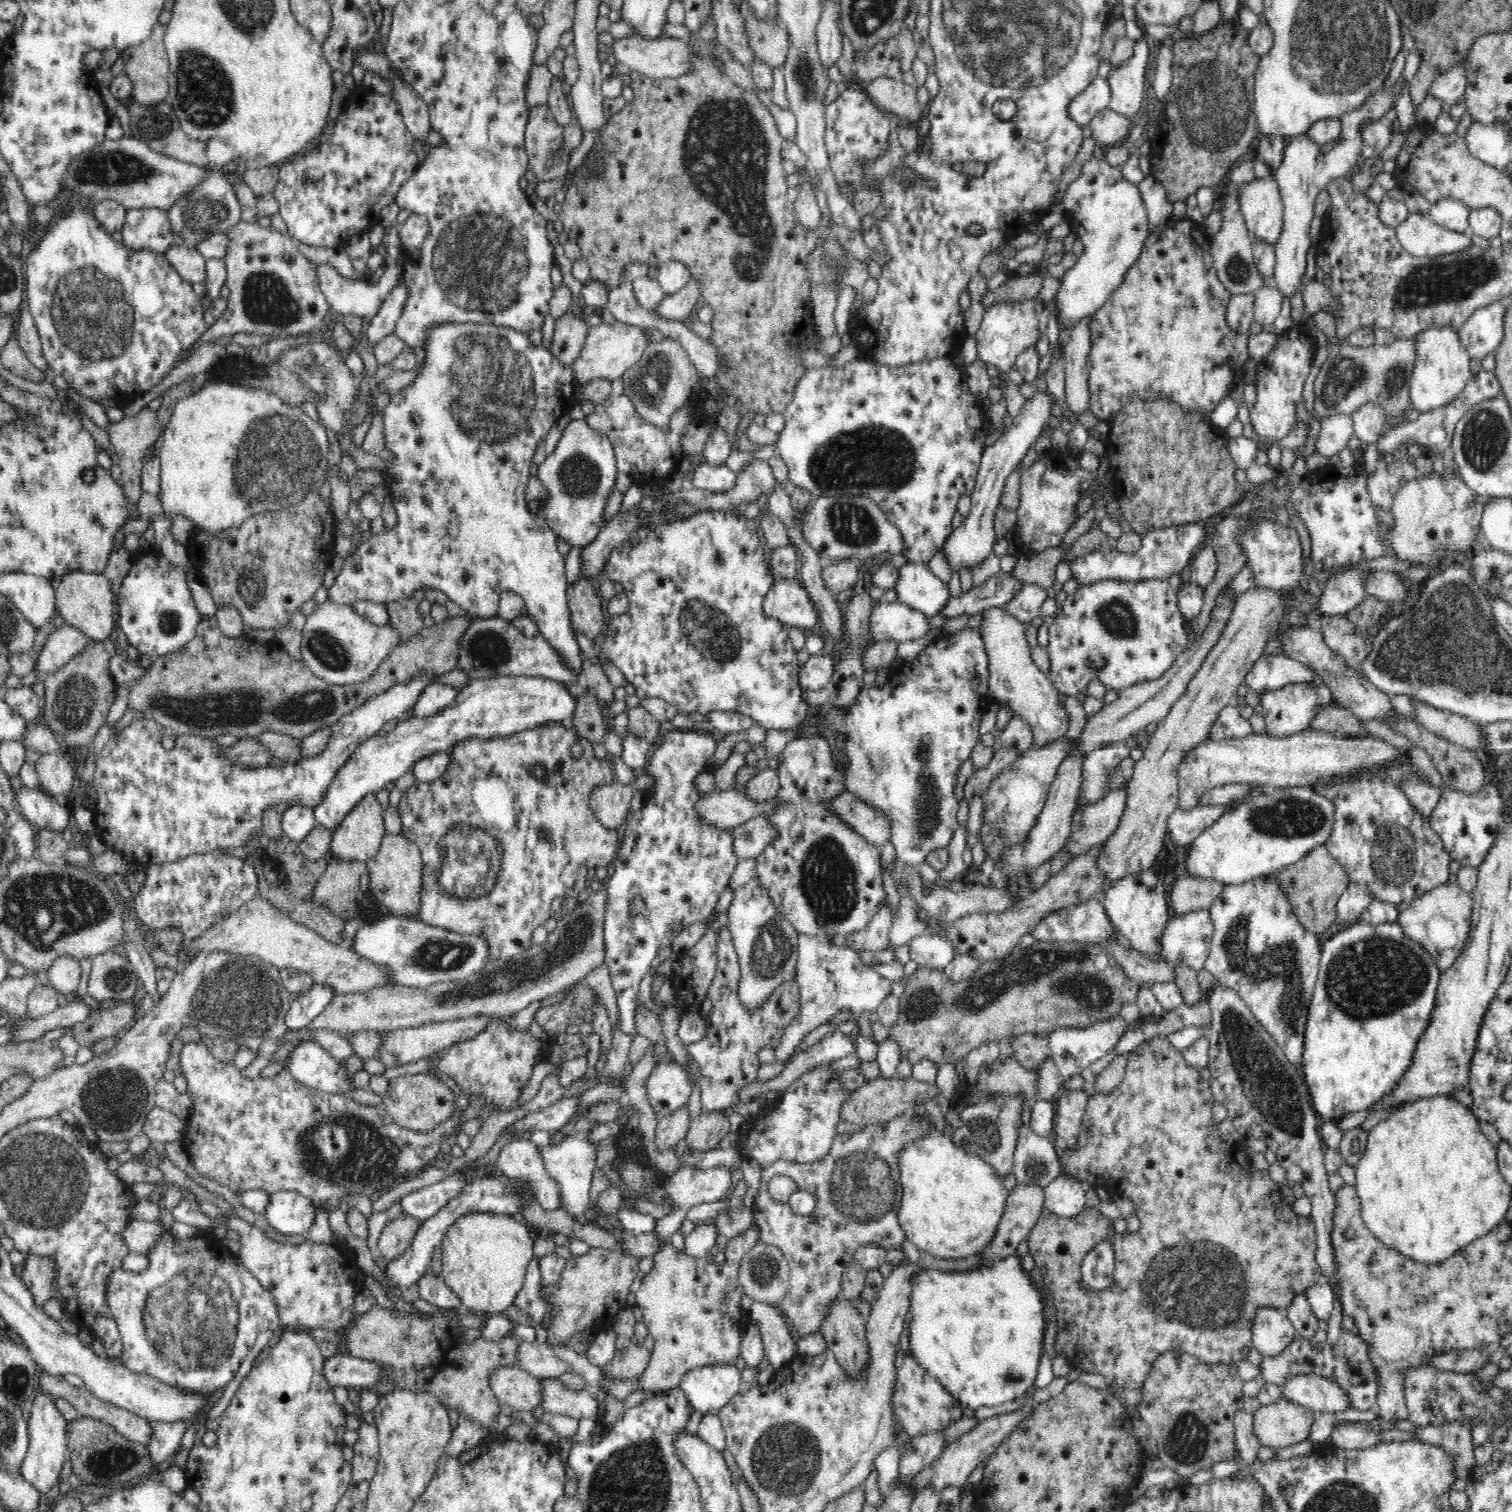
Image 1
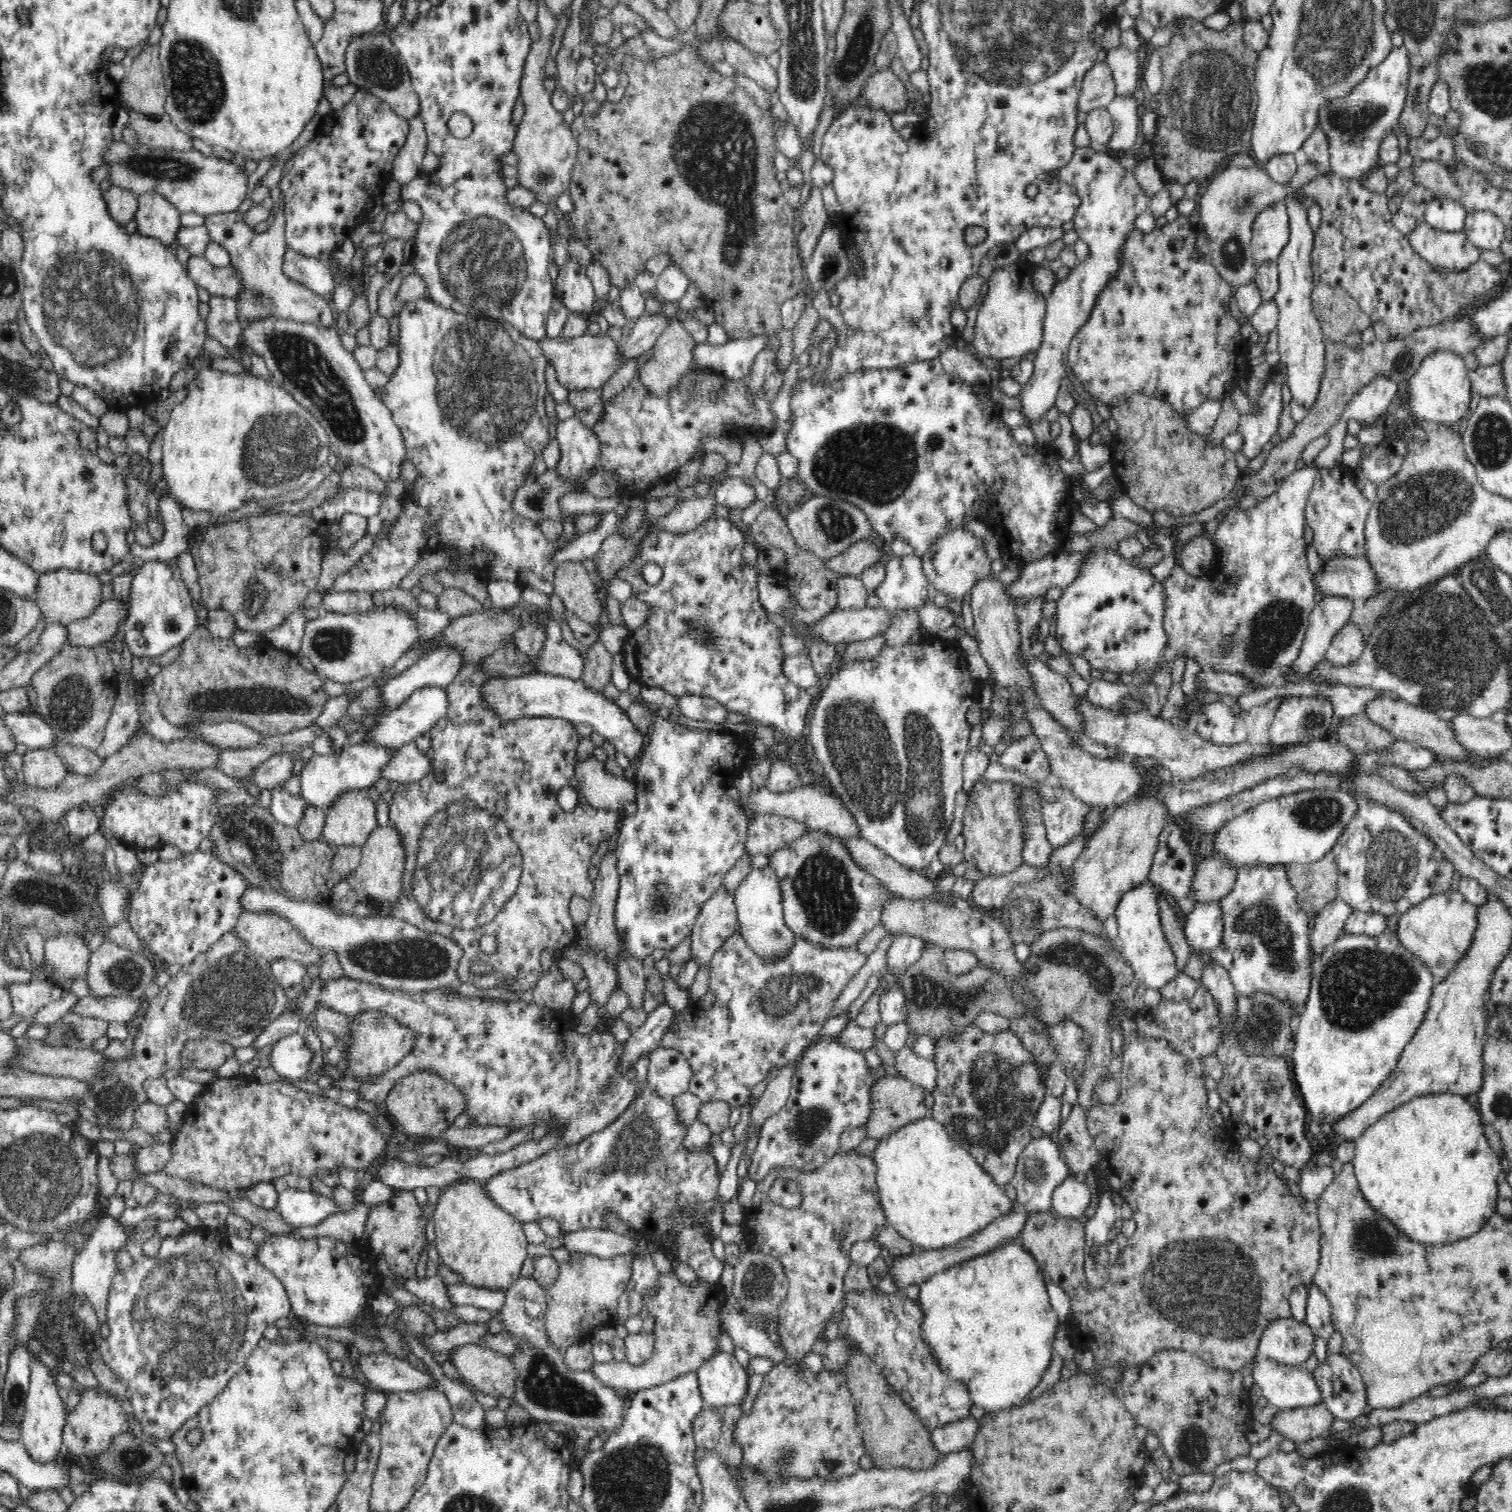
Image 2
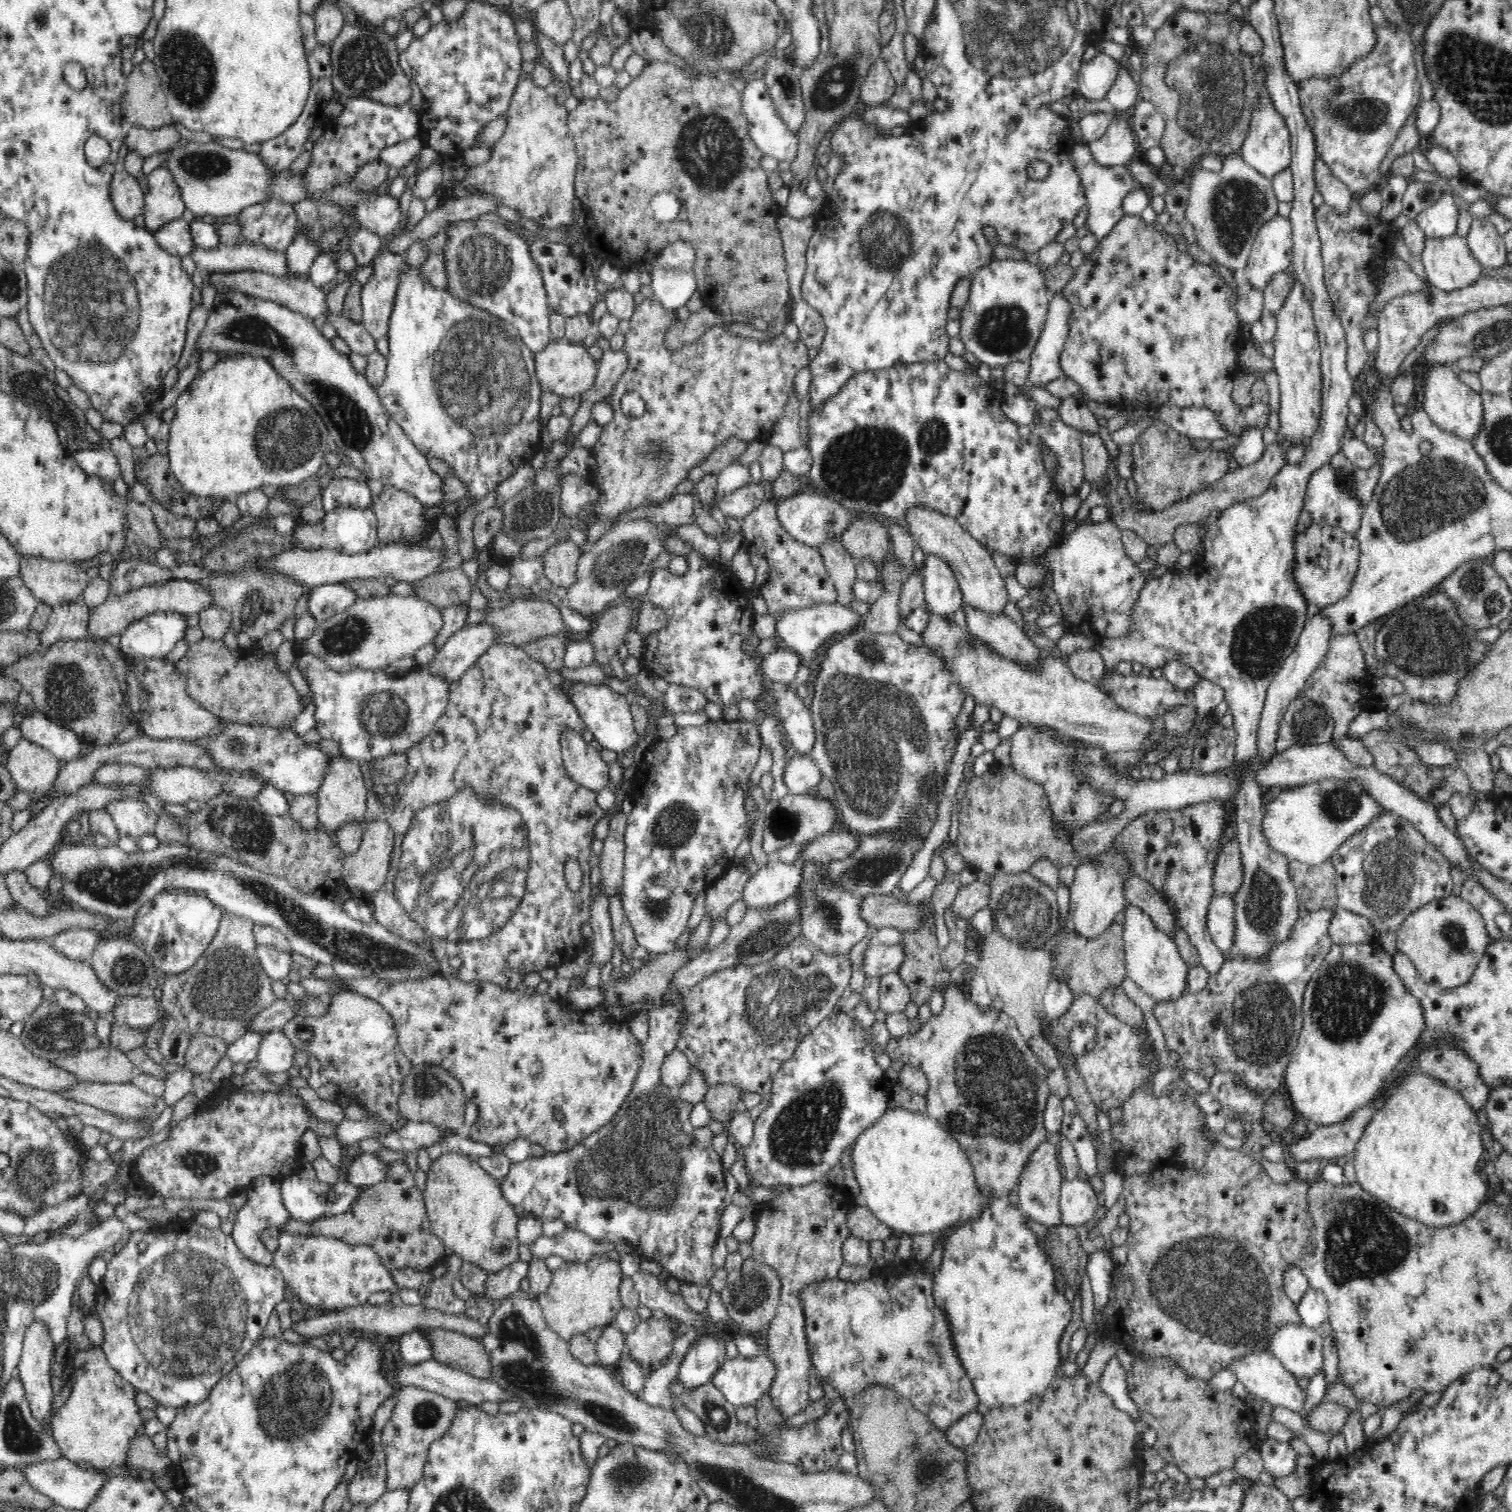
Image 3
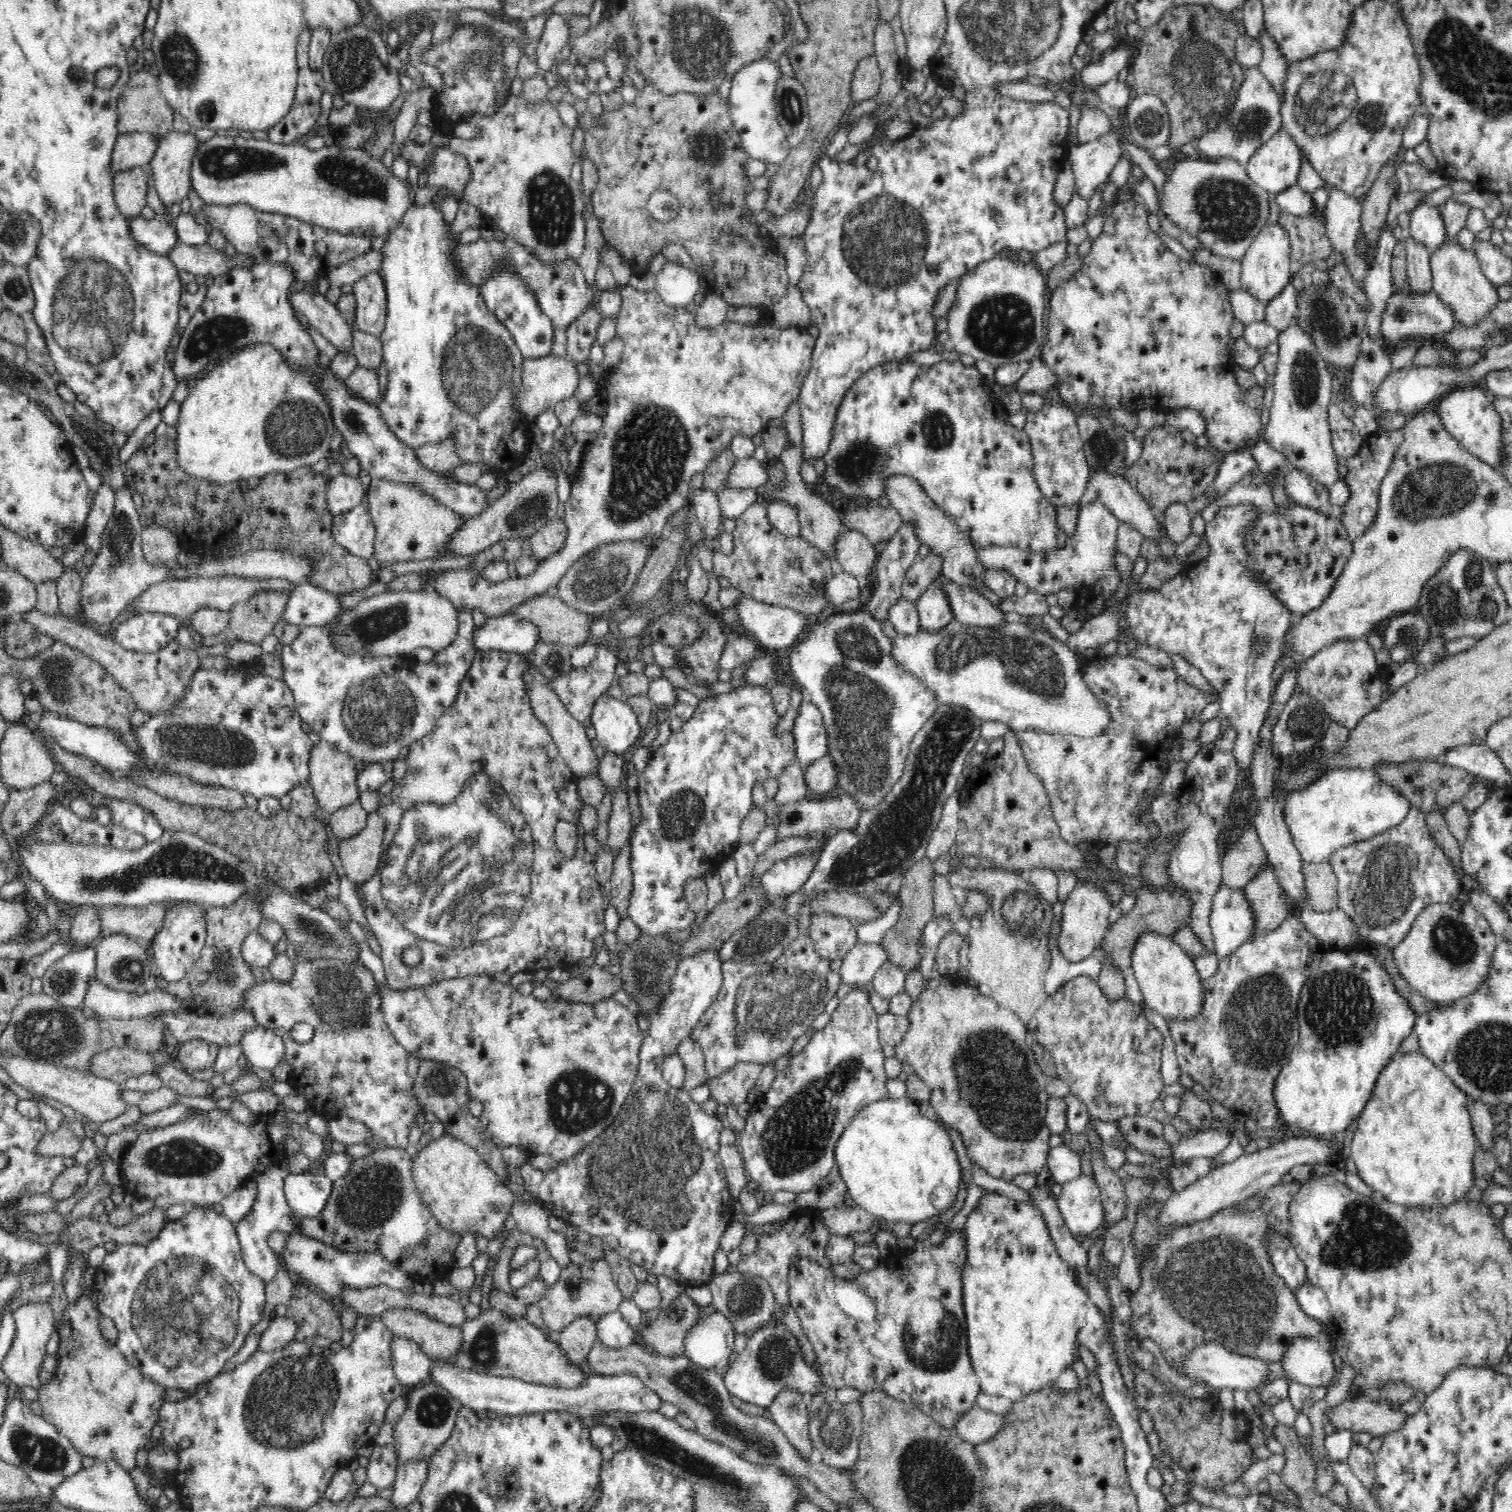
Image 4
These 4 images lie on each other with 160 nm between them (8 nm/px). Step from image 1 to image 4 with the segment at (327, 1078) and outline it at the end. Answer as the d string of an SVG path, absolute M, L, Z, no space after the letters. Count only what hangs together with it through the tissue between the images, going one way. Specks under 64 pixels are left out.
M258 1025L241 1036L241 1052L255 1068L274 1070L284 1058L284 1041L272 1029Z

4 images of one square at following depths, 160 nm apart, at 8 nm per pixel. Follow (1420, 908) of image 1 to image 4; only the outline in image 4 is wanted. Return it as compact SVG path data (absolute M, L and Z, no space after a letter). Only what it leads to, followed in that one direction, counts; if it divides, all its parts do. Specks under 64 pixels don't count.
M1435 903L1418 914L1405 940L1391 951L1396 968L1413 990L1436 1004L1446 1005L1471 996L1487 980L1487 962L1498 940L1484 914L1472 904Z

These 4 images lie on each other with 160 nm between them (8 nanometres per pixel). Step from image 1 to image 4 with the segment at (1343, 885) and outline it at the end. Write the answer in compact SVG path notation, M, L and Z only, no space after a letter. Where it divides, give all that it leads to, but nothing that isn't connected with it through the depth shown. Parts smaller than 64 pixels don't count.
M1303 861L1302 872L1307 889L1307 906L1316 911L1338 908L1338 879L1329 861L1311 863Z

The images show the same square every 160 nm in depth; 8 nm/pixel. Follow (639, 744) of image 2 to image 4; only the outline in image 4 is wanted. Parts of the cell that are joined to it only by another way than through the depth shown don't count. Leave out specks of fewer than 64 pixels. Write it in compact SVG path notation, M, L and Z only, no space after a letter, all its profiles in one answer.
M602 694L596 700L591 714L591 726L596 729L596 740L610 753L621 755L640 736L637 713L624 699Z

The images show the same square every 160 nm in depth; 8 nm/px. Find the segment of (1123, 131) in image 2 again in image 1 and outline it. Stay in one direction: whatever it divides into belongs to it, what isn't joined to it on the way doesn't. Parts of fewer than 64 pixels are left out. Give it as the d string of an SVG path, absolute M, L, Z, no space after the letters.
M1148 39L1134 41L1132 56L1120 69L1111 70L1107 76L1110 82L1111 99L1109 108L1130 119L1142 108L1144 96L1144 78L1148 66L1148 54L1151 52Z

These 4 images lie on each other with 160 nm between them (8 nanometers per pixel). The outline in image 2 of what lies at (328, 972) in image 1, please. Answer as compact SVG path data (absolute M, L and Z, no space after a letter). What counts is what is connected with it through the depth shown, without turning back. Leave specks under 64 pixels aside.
M242 912L235 926L235 934L248 944L248 950L252 950L257 956L272 962L273 959L292 959L306 967L320 966L322 964L322 954L318 954L314 947L309 947L297 934L297 930L292 925L287 924L280 916L275 914L256 914L254 912Z

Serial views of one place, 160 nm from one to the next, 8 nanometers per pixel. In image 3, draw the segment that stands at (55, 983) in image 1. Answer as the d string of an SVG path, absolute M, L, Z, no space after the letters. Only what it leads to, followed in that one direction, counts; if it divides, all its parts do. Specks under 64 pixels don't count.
M75 927L60 931L50 942L59 954L70 960L88 961L96 949L99 936L91 927Z

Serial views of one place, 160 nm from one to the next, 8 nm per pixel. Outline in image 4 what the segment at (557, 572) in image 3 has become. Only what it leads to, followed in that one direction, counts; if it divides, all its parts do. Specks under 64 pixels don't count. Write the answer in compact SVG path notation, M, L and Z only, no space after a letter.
M558 517L552 518L546 522L546 526L542 526L542 530L534 532L529 537L531 549L537 560L548 558L554 551L560 550L564 546L565 536L567 534L567 526L563 519Z

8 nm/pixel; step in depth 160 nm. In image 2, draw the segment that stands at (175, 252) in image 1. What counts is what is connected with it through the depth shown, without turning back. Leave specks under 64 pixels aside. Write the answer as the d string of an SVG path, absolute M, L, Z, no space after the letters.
M191 255L185 269L197 286L205 288L210 295L233 298L239 303L239 298L246 294L246 285L238 267L212 266L204 257Z

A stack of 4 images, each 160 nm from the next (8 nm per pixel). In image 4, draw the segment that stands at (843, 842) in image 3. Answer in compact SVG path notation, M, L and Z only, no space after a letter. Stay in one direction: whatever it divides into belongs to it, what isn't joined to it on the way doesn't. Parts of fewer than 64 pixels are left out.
M804 837L780 838L766 852L762 852L756 858L754 872L752 872L751 876L762 876L763 872L766 872L766 869L769 869L778 860L786 859L804 847L811 847L812 845L815 845L815 842L813 840L805 840Z

